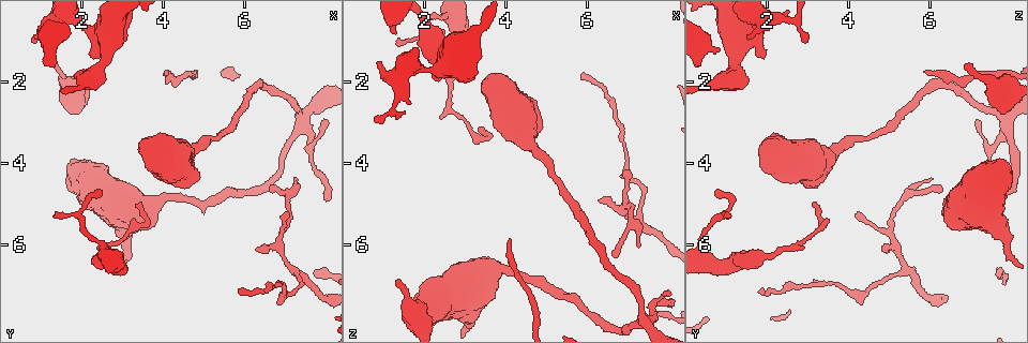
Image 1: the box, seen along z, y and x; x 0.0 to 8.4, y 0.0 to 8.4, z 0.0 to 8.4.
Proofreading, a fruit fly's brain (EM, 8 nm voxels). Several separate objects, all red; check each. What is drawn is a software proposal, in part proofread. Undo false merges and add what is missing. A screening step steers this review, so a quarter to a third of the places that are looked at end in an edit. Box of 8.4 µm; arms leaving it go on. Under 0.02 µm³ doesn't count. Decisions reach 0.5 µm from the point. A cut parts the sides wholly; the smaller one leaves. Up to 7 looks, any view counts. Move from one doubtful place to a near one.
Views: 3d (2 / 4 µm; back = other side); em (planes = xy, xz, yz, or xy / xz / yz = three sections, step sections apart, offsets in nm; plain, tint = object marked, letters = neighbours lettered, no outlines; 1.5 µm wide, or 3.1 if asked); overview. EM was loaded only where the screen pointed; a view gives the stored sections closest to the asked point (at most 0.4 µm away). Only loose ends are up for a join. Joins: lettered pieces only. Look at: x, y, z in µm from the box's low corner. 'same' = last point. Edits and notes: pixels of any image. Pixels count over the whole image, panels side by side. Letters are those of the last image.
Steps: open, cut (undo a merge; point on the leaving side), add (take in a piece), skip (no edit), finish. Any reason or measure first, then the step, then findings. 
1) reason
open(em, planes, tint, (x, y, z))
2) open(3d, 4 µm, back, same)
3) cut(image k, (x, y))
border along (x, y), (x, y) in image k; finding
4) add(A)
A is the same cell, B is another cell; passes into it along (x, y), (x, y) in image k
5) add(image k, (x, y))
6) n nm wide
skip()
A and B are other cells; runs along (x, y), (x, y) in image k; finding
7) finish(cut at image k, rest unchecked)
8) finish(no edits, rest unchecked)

four or more arms meet
open(3d, 4 µm, (7.35, 2.95, 7.80))

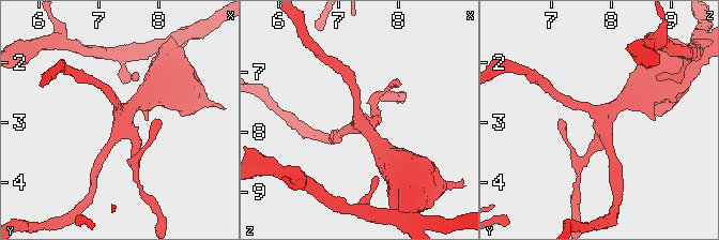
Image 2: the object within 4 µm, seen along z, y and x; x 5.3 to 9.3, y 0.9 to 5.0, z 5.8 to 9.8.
4 arms; shape alone is not enough
open(em, xz, step 4, letters, (7.35, 2.95, 7.85))

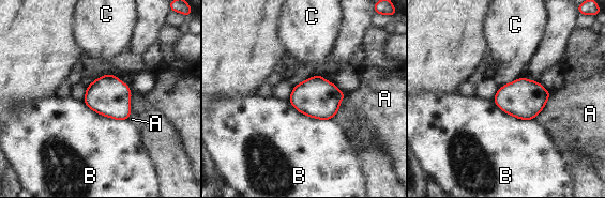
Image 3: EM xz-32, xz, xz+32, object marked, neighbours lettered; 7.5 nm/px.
cut it another way
open(em, planes, letters, same)

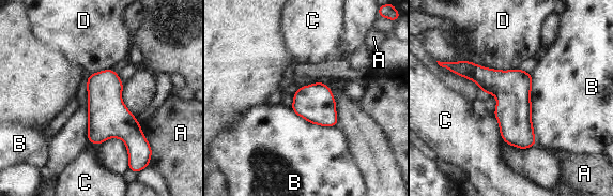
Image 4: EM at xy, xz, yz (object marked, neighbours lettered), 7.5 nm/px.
skip()
A, B, C and D are other cells; border along (531, 73), (531, 123), (536, 145) in image 4; one neuron here

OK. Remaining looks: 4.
free end
open(3d, 4 µm, (1.40, 1.65, 6.85))

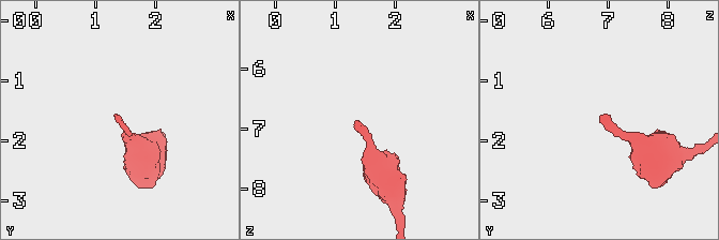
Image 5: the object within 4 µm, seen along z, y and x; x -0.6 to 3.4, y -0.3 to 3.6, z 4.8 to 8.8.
open(em, planes, letters, (1.35, 1.60, 6.85))

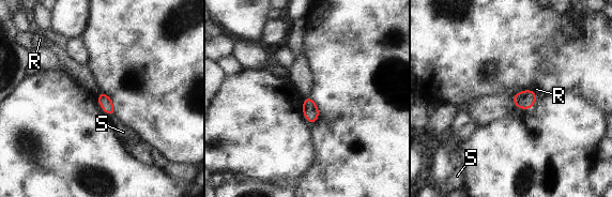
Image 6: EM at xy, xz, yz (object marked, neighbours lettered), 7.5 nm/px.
skip()
R and S are other cells; border along (115, 114), (108, 116) in image 6; no lettered piece goes on from it

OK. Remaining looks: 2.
tapers out
open(em, planes, tint, (2.50, 4.65, 0.70))

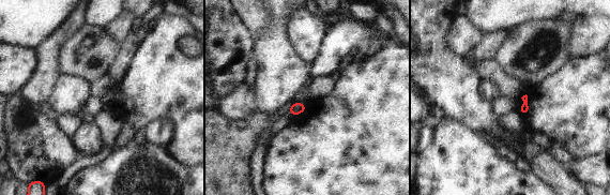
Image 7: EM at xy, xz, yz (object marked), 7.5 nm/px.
open(em, planes, letters, same)

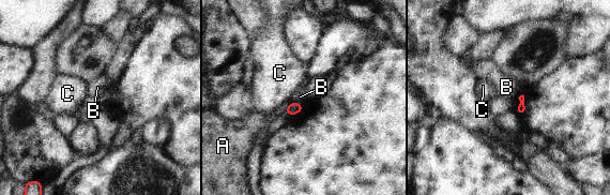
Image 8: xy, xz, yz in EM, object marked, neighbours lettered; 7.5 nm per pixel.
B touches over 90 nm
skip()
A, B and C are other cells; border along (292, 101), (303, 105) in image 8; no lettered piece goes on from it

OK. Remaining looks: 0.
finish(no edits, rest unchecked)

